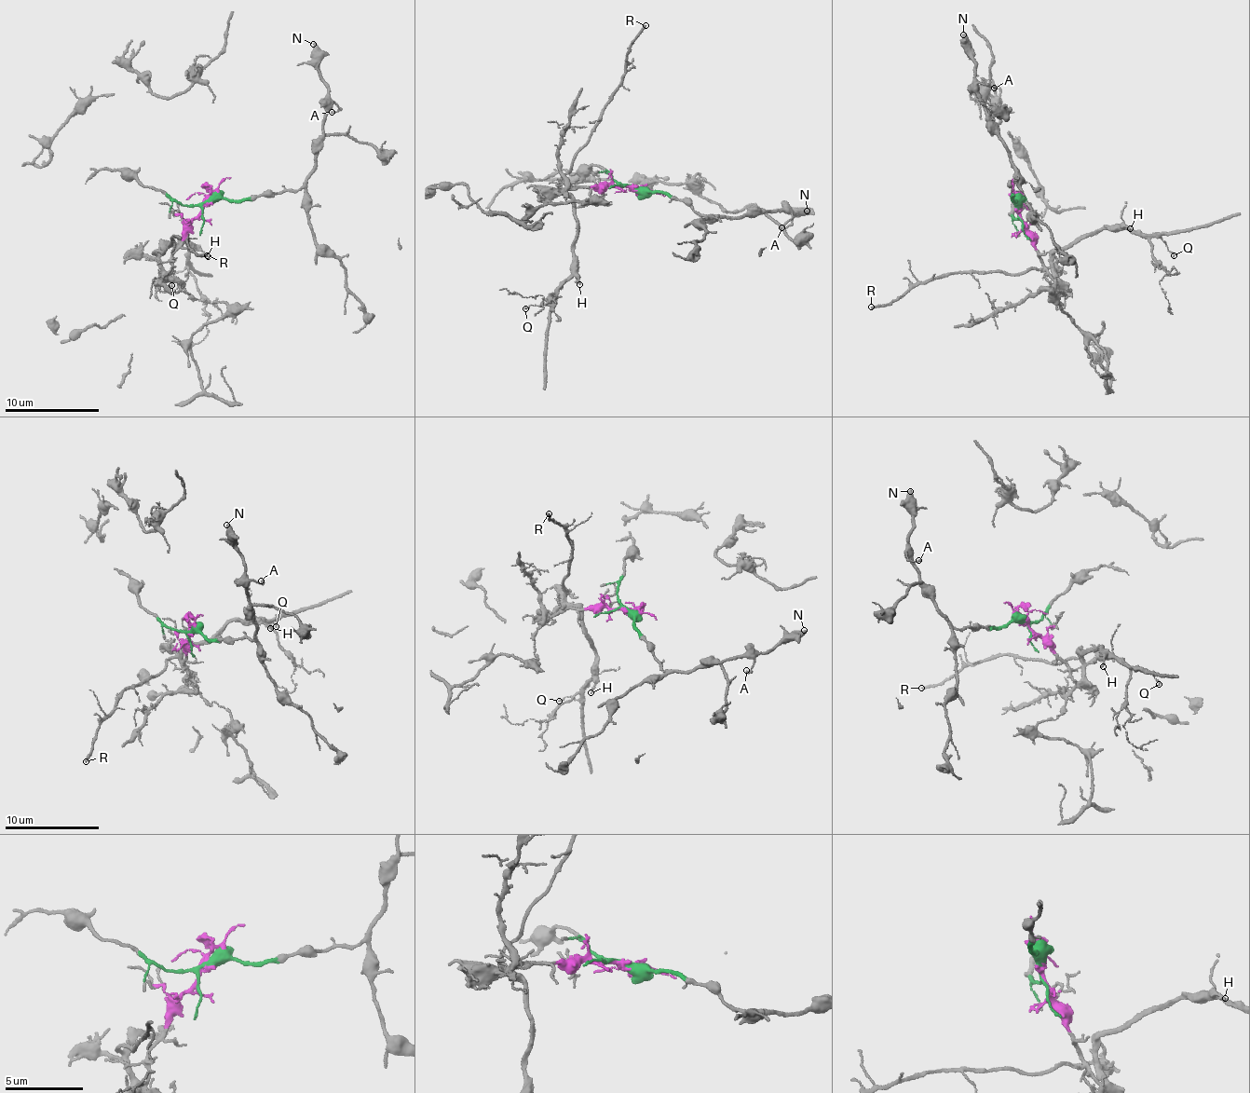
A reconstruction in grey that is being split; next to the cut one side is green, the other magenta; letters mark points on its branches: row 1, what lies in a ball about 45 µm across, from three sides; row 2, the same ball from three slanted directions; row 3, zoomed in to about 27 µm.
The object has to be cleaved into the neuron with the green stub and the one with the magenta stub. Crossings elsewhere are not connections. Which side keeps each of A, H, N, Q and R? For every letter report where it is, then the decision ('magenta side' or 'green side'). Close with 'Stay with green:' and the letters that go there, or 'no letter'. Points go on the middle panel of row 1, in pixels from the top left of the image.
A: place (781, 227); green side
H: place (579, 284); magenta side
N: place (807, 211); green side
Q: place (525, 308); magenta side
R: place (645, 25); magenta side
Stay with green: A, N

